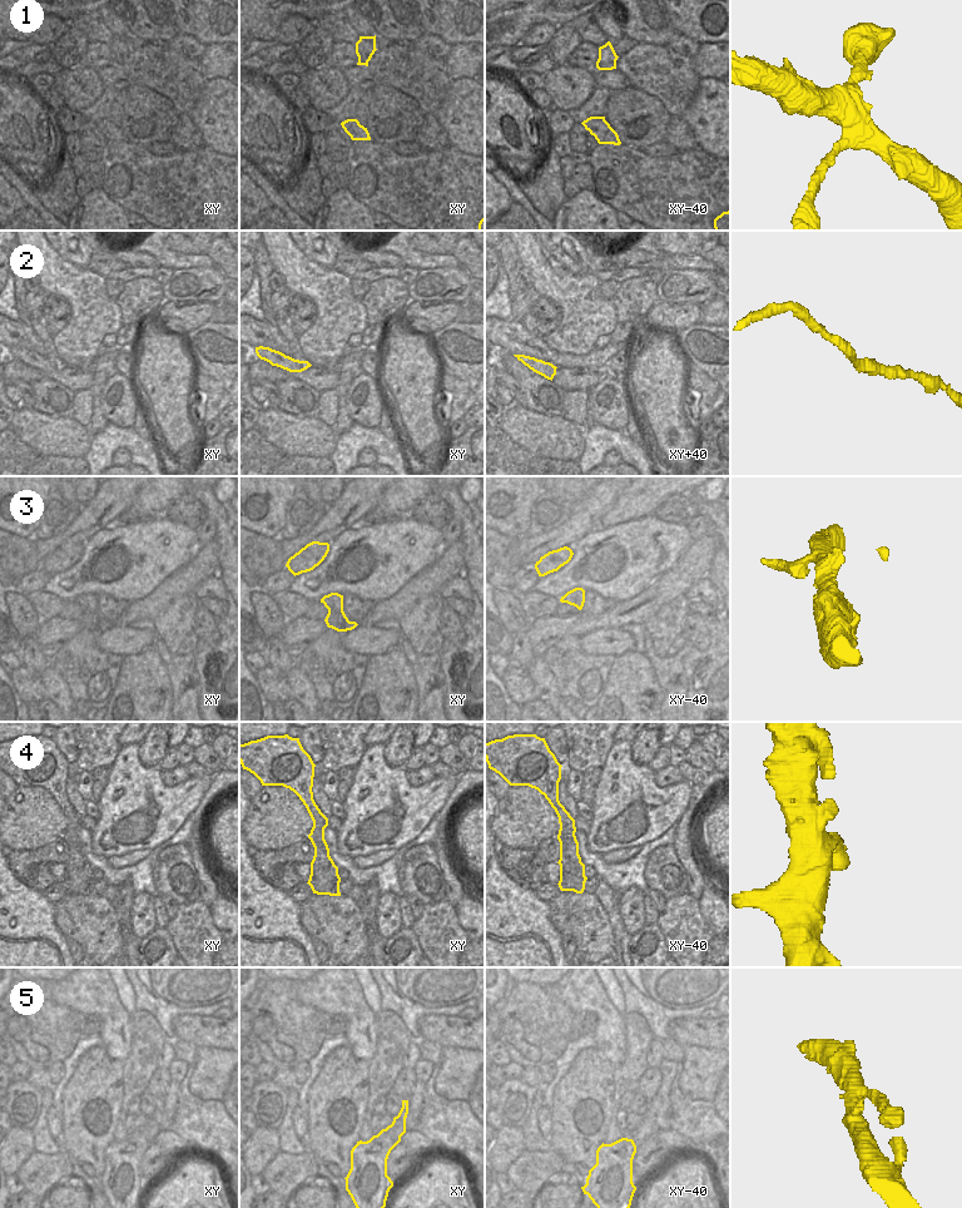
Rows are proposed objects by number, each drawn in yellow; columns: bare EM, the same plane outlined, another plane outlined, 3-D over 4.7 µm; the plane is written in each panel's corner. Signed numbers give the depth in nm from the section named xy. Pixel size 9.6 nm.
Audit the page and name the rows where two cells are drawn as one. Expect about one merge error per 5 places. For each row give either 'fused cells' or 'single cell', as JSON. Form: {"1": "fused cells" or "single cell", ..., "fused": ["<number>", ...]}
{"1": "single cell", "2": "single cell", "3": "single cell", "4": "single cell", "5": "single cell", "fused": []}

